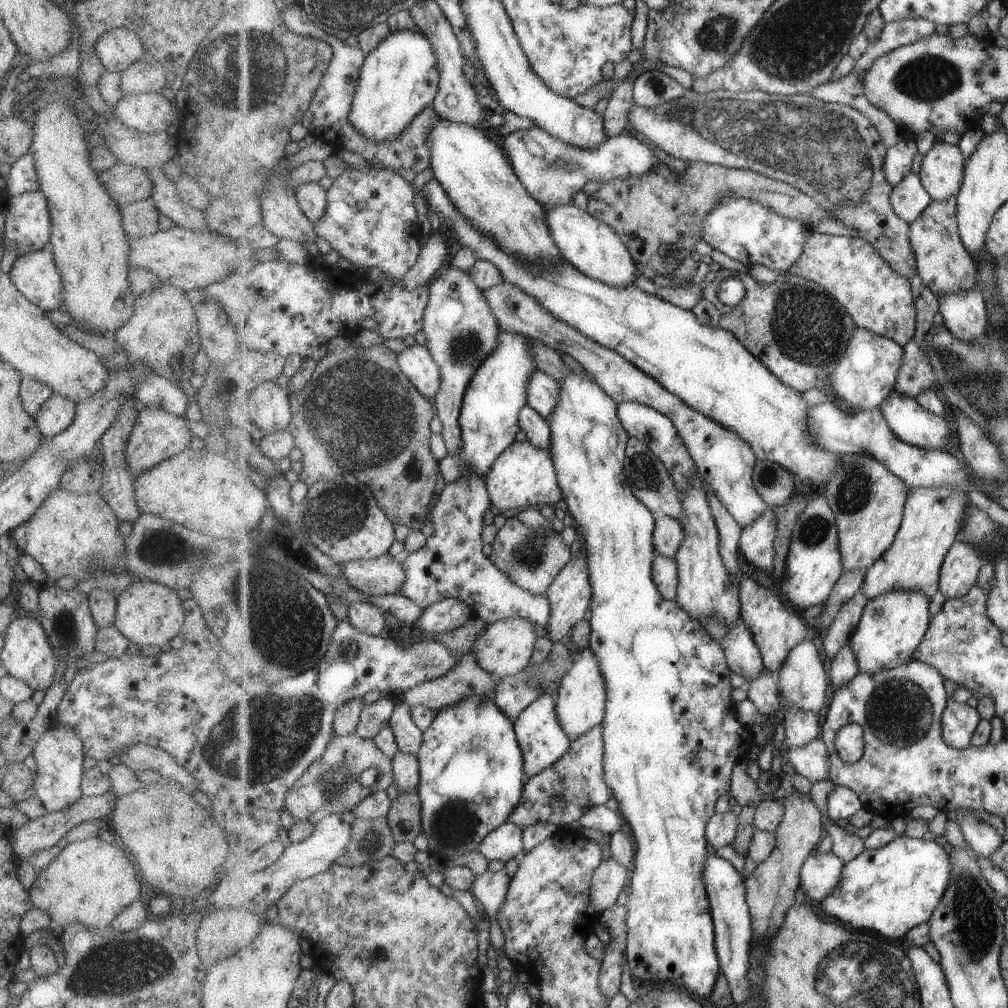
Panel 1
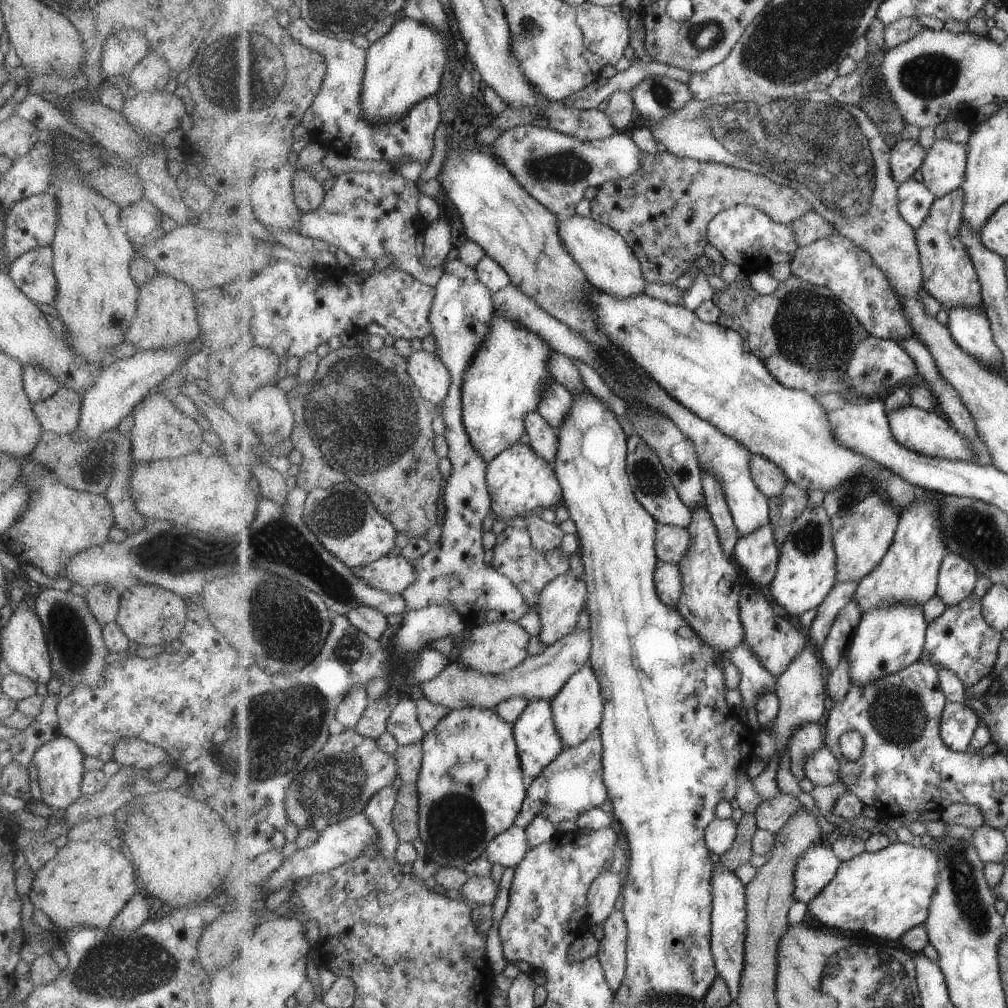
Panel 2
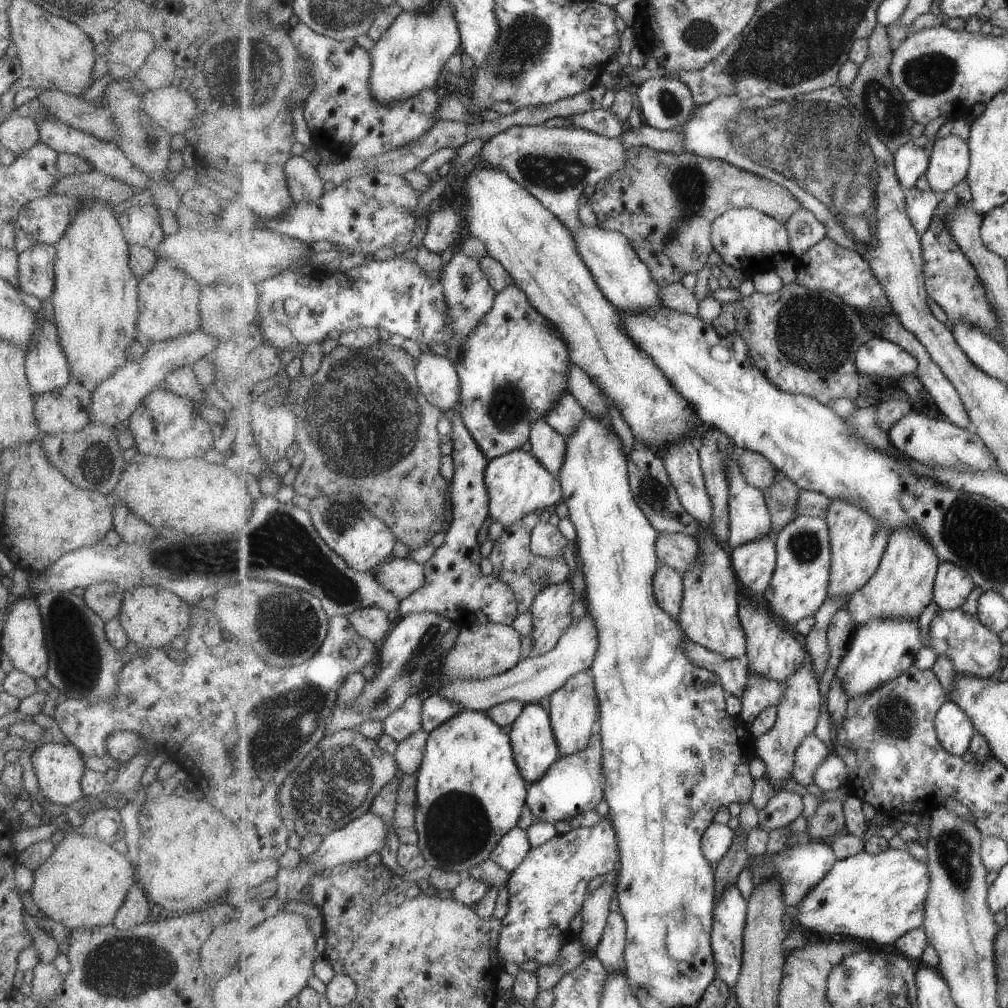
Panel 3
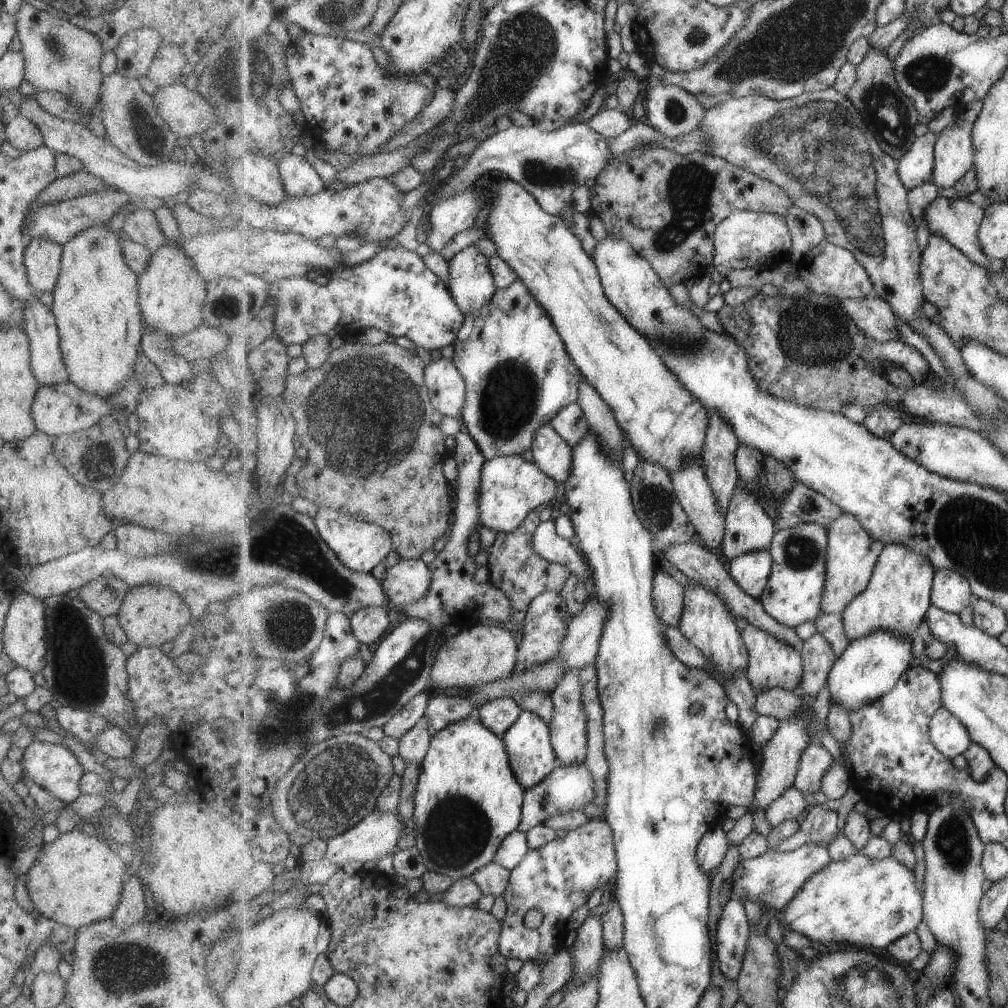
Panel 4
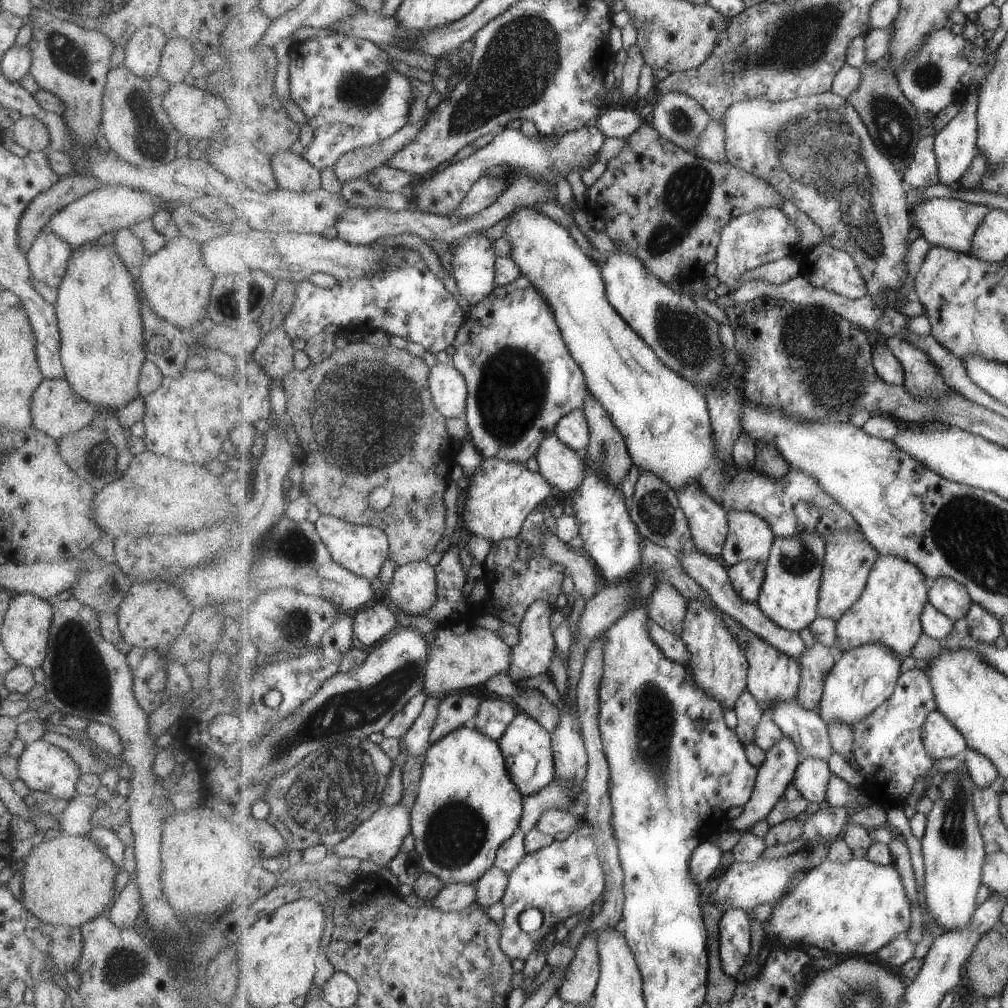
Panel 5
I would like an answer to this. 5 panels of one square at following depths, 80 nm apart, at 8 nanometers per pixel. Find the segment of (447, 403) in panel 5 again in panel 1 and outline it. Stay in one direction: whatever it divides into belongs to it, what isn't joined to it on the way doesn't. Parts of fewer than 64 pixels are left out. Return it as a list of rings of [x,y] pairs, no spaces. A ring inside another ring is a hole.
[[[417,344],[406,347],[398,355],[398,361],[403,372],[423,396],[435,400],[441,390],[442,372],[430,349]]]

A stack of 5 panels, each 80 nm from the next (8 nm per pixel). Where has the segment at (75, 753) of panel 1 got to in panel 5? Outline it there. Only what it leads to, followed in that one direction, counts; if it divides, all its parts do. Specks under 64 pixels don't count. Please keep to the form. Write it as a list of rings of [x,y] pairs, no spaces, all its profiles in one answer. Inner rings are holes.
[[[41,738],[29,743],[17,758],[17,772],[30,792],[41,792],[57,797],[58,799],[71,800],[76,794],[76,782],[79,778],[79,768],[74,760],[58,746],[49,744]]]

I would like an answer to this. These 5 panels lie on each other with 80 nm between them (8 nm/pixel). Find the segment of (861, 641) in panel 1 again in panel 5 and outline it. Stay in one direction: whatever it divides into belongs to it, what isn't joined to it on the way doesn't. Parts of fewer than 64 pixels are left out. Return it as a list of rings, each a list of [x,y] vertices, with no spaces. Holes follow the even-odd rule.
[[[869,644],[844,652],[837,657],[836,665],[828,674],[823,698],[818,713],[827,724],[841,721],[853,728],[855,723],[865,720],[895,692],[901,675],[898,653],[884,644]]]

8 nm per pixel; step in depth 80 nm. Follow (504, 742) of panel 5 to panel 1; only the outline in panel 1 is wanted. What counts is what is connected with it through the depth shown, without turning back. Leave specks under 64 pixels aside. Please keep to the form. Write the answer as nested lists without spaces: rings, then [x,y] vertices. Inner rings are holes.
[[[543,693],[532,702],[514,722],[516,733],[524,754],[524,771],[527,778],[538,775],[556,763],[569,750],[572,740],[558,717],[558,702],[553,695]]]

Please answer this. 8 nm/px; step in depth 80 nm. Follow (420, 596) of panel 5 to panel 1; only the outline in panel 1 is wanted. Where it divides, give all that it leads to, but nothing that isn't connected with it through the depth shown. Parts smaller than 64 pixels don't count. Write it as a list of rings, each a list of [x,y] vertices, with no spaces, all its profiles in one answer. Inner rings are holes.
[[[388,553],[371,560],[349,561],[342,567],[348,583],[370,595],[399,593],[408,580],[401,556]]]

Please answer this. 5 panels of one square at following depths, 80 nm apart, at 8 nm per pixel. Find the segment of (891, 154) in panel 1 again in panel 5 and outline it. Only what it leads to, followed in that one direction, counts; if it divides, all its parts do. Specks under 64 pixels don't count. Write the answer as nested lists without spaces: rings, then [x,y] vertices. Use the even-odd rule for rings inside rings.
[[[933,135],[922,137],[918,142],[916,151],[911,154],[911,164],[903,174],[907,187],[921,188],[941,183],[935,141],[936,135]]]

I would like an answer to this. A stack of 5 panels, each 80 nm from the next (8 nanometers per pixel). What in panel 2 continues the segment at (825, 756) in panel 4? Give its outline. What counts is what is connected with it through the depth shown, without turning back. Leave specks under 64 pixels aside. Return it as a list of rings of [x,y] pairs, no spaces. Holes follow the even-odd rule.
[[[813,723],[798,729],[790,743],[790,770],[797,778],[808,778],[806,764],[826,745],[823,724]]]

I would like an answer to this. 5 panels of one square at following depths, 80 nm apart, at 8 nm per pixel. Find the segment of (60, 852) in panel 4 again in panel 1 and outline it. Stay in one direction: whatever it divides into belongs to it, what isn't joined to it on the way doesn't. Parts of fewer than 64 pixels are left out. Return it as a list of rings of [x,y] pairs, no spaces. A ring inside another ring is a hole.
[[[89,837],[80,841],[71,841],[59,851],[59,854],[43,870],[35,874],[35,880],[26,890],[33,907],[48,914],[53,925],[61,927],[73,923],[84,924],[89,928],[105,928],[113,917],[126,906],[139,898],[141,883],[135,864],[118,842],[105,843],[98,837]]]

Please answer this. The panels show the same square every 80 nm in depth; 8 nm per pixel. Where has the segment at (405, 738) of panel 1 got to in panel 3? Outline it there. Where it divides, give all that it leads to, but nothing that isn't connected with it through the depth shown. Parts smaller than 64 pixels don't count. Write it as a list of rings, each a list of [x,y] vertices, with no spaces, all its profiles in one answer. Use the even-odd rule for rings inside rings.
[[[415,691],[401,708],[386,718],[386,733],[401,742],[404,738],[421,729],[423,705],[424,700],[421,700],[421,696],[418,696],[417,691]]]

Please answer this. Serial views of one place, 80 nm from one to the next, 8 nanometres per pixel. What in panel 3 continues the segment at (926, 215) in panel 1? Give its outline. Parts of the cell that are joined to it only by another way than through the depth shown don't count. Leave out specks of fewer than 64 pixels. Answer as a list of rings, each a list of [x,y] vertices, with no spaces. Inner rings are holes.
[[[967,178],[957,183],[938,204],[930,229],[924,235],[921,235],[926,287],[928,288],[928,296],[941,306],[947,314],[947,324],[951,328],[961,321],[979,325],[983,332],[989,333],[991,337],[1001,343],[1000,322],[994,305],[988,299],[986,285],[980,279],[978,269],[975,268],[970,257],[967,256],[967,253],[964,252],[951,234],[945,220],[945,218],[950,219],[950,216],[957,209],[973,202],[973,197],[972,188]]]

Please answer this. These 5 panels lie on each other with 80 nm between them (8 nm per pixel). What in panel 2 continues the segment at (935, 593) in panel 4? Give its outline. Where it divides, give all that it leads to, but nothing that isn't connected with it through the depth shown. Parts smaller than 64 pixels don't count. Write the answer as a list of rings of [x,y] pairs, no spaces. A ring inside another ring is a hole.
[[[948,552],[942,562],[937,595],[946,607],[954,607],[972,596],[979,574],[966,557]]]

